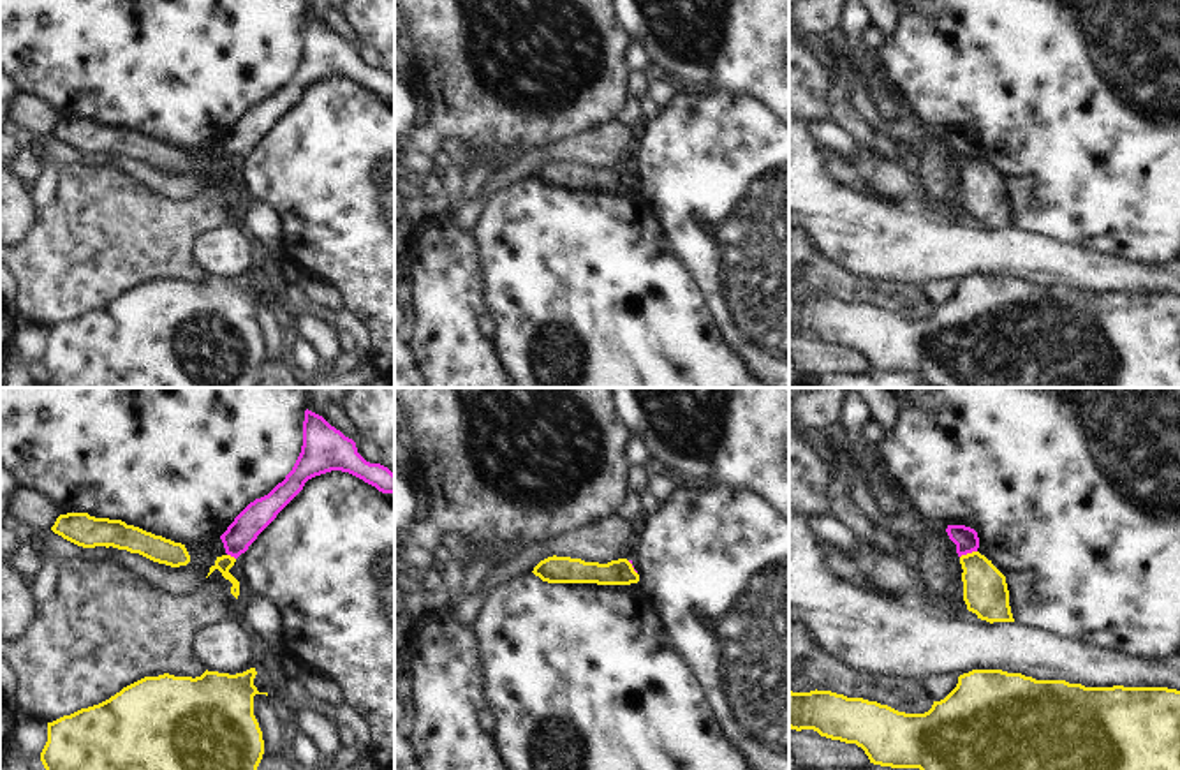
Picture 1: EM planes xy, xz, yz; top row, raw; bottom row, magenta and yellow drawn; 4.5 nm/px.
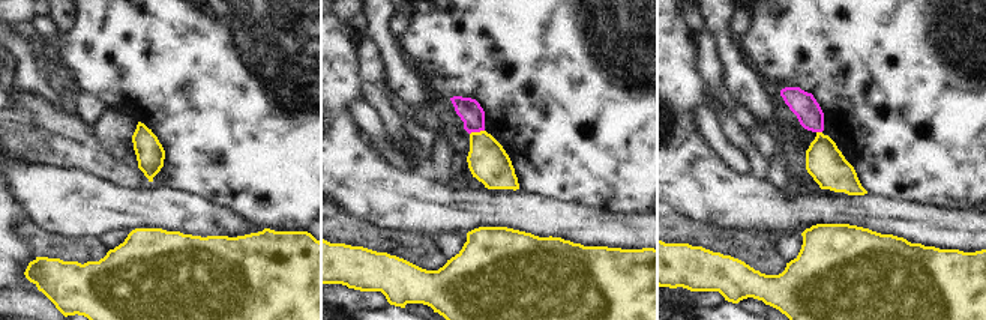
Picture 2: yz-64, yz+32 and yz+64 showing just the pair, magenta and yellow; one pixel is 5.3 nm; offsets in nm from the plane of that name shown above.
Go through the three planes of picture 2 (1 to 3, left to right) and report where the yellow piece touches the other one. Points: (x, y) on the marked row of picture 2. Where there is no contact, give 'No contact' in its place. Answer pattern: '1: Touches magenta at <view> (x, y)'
1: No contact
2: Touches magenta at yz+32 (476, 131)
3: Touches magenta at yz+64 (820, 131).

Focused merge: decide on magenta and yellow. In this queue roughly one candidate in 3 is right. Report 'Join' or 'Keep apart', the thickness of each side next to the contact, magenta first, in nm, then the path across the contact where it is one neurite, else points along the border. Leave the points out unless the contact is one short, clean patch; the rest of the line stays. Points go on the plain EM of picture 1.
Keep apart. Thickness 110 nm (magenta) against 200 nm. Boundary: yz (976, 155), (960, 162).

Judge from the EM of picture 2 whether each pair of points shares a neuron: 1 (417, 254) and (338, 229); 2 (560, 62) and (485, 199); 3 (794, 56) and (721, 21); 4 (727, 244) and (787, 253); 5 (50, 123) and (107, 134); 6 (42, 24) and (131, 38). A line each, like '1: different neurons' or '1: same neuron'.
1: same neuron
2: different neurons
3: different neurons
4: different neurons
5: different neurons
6: different neurons

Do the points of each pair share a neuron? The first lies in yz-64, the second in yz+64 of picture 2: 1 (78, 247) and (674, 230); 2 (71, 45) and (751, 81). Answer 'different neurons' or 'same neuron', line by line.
1: same neuron
2: different neurons

